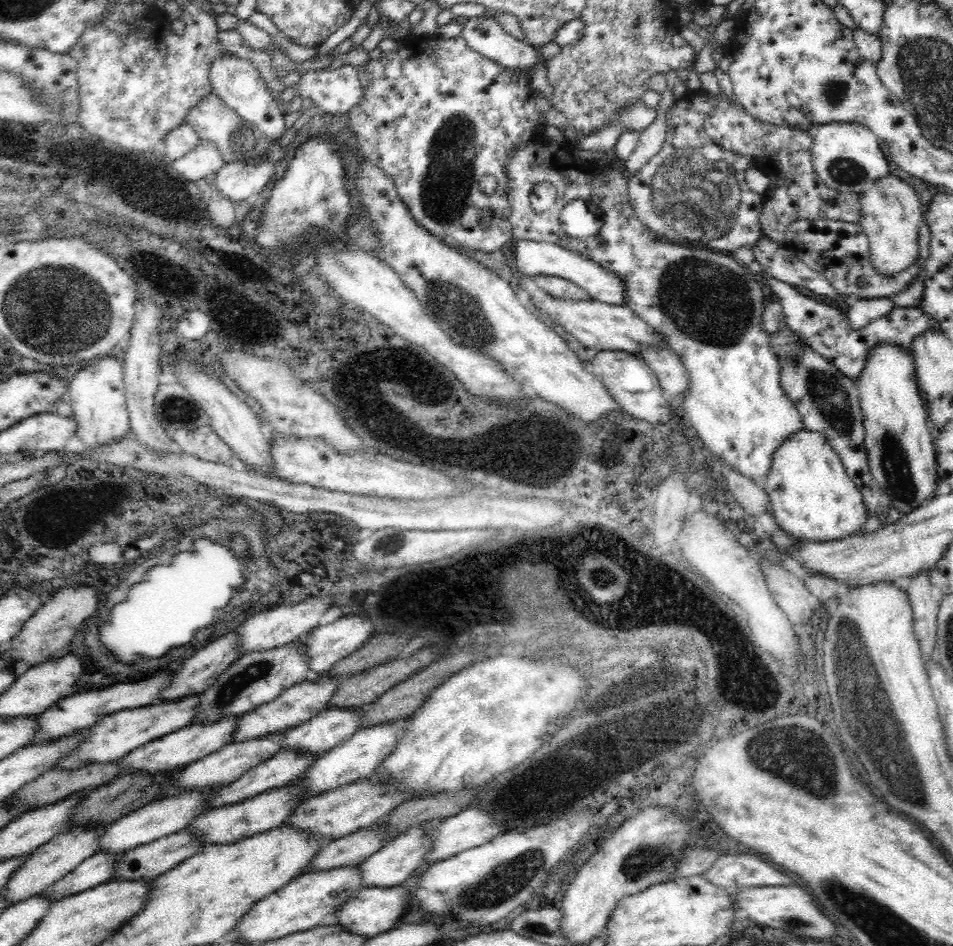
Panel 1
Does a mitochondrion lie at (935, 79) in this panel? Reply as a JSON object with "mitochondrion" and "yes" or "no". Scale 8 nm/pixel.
{"mitochondrion":"yes"}

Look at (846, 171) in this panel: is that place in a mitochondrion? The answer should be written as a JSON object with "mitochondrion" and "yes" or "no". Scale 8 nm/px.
{"mitochondrion":"yes"}

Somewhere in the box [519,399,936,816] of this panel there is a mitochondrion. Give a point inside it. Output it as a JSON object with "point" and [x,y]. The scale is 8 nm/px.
{"point":[869,710]}

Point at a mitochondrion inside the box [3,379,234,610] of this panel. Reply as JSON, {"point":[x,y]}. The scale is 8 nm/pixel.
{"point":[175,409]}

